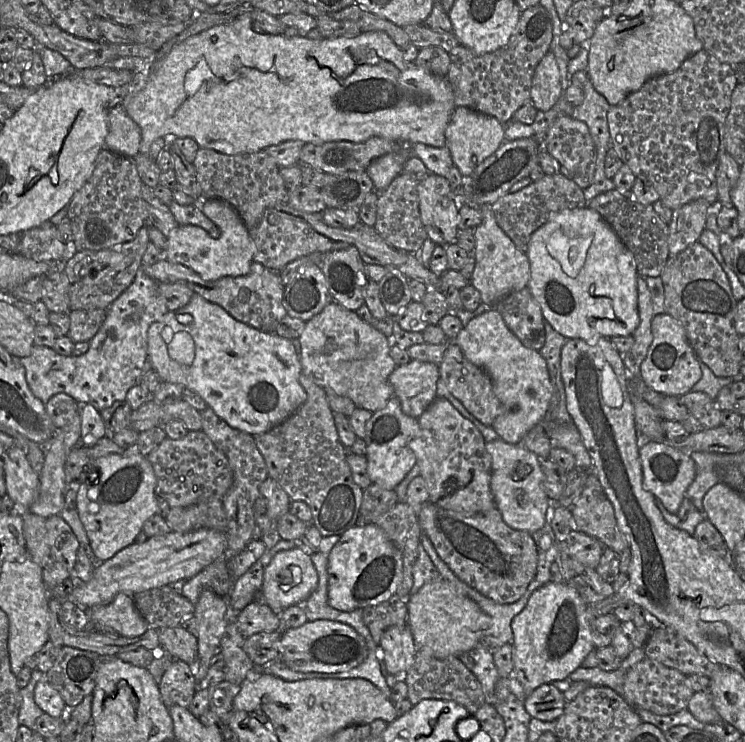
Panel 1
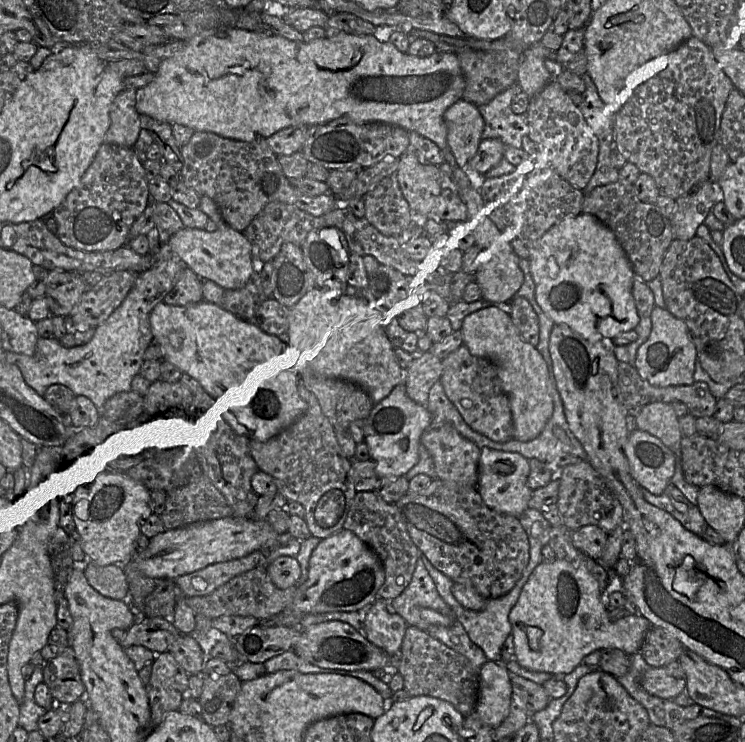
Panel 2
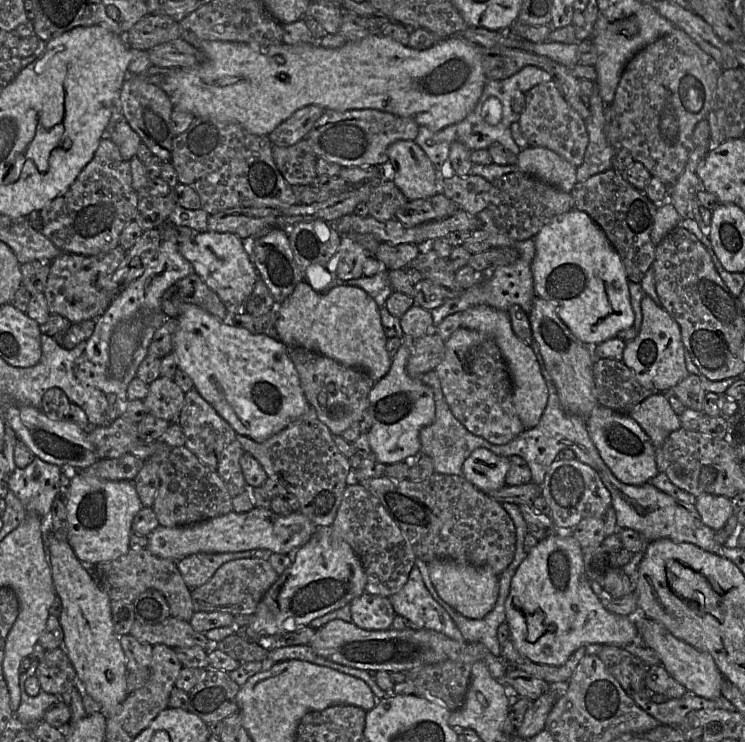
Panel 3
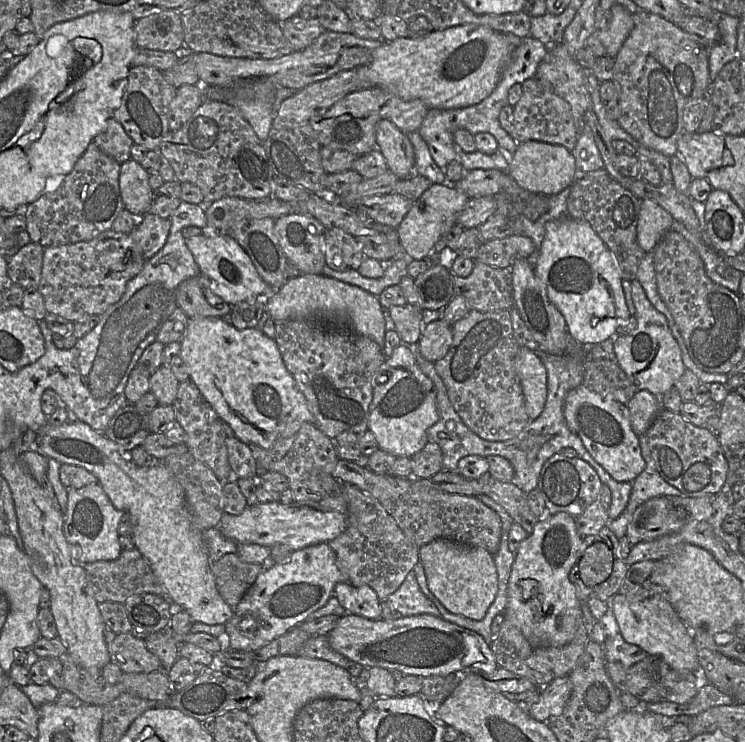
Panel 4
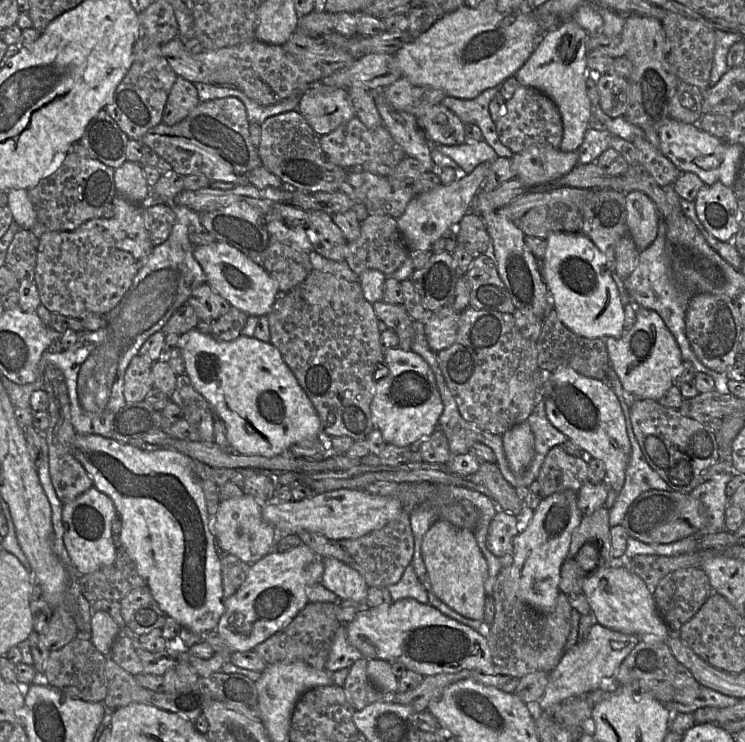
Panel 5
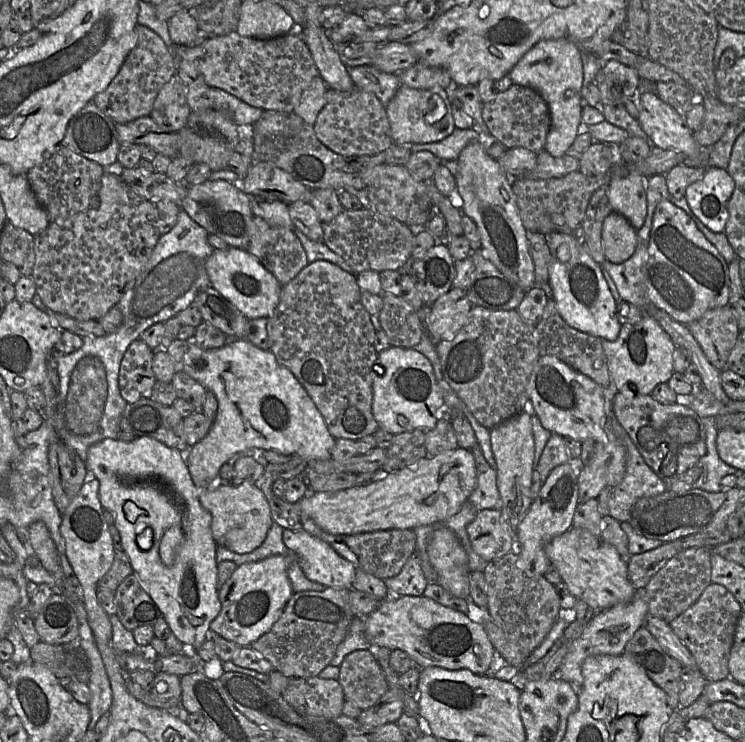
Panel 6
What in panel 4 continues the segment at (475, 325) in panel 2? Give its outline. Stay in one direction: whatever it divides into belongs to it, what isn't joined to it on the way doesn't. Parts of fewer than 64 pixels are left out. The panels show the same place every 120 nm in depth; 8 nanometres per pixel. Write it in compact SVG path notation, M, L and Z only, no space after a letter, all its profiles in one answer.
M521 346L517 355L517 373L520 378L526 412L536 419L544 409L547 398L547 373L538 354Z

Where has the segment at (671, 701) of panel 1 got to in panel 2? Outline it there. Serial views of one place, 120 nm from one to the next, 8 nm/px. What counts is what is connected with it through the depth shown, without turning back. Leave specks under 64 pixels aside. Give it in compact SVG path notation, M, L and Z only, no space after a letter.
M648 667L643 673L641 685L650 695L665 700L670 700L686 691L685 679L671 676L663 667Z

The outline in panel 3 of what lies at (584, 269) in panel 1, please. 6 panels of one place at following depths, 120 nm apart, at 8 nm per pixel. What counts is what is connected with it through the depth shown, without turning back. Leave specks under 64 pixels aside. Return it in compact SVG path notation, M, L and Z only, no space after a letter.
M572 209L544 225L535 239L535 255L531 264L537 297L550 302L560 319L582 343L600 344L634 324L628 278L623 262L602 229L585 212Z

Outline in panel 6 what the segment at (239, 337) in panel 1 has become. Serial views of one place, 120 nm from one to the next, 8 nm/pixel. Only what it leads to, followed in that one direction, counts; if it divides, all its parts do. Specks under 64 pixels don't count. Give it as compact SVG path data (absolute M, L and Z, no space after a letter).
M229 339L223 347L204 350L190 344L183 356L182 370L214 393L218 408L207 435L185 453L186 464L196 488L205 488L216 476L220 467L233 455L250 448L274 450L305 461L327 460L335 440L328 431L321 413L306 390L292 372L278 363L270 350L263 350L247 339Z

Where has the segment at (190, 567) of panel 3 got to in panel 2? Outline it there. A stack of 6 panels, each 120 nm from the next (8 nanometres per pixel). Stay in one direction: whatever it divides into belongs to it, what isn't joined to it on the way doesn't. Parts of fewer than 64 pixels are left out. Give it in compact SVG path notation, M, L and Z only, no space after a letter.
M256 550L241 558L211 564L174 581L183 596L206 596L232 578L260 566L260 557L261 551Z

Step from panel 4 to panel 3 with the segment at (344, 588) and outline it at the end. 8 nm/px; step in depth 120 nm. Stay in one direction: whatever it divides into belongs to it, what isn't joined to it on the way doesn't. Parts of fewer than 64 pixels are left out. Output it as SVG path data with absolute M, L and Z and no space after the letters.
M364 592L350 603L352 622L364 630L387 630L396 615L388 597Z

